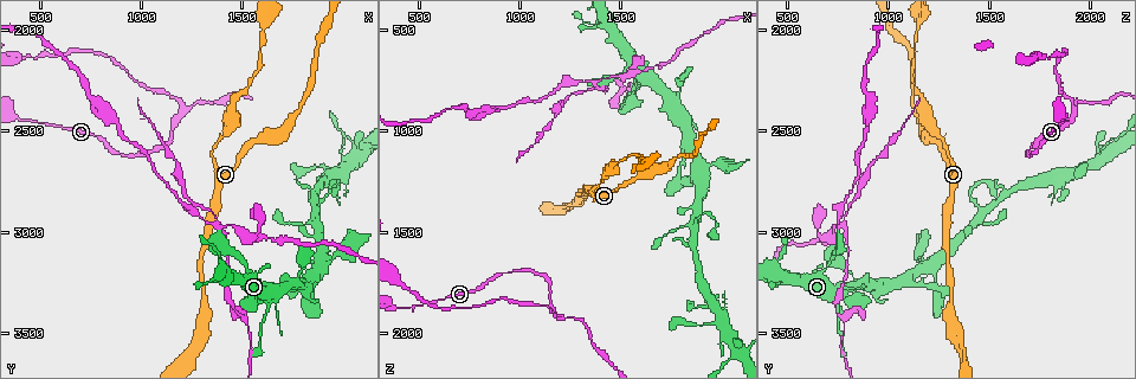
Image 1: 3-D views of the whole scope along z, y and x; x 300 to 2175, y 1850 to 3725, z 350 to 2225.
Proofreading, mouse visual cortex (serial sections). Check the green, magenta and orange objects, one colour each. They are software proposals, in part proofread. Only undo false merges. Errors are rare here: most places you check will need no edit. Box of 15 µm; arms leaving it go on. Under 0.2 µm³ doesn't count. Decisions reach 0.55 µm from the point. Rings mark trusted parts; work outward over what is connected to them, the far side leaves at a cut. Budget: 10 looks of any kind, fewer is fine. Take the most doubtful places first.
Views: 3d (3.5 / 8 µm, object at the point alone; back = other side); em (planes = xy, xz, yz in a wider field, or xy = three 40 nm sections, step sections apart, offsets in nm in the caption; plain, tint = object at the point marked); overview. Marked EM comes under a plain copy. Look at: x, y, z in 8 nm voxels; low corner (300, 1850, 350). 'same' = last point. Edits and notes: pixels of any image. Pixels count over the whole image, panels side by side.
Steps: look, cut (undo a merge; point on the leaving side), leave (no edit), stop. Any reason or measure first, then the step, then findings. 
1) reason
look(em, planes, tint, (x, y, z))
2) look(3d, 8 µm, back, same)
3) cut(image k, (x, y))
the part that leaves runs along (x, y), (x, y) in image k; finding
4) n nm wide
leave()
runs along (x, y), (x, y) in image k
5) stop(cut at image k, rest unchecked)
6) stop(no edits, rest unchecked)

branch point
look(3d, 3.5 µm, (1190, 2380, 1930))

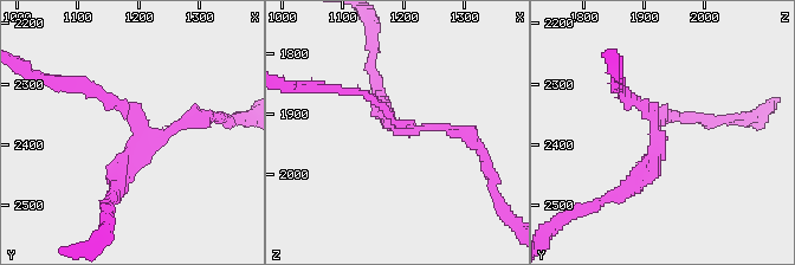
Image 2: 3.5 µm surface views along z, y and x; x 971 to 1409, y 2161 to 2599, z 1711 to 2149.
shape alone is not enough
look(em, xy, step 5, tint, (1200, 2390, 1920))

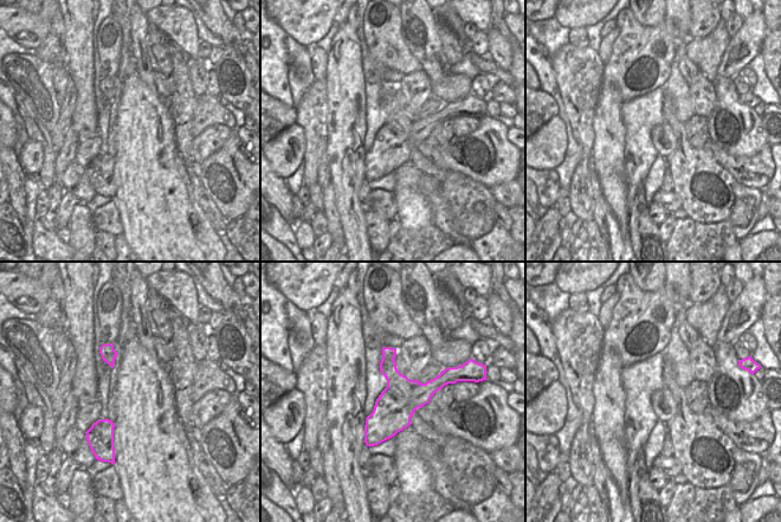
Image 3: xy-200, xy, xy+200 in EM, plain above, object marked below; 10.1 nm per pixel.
3 arms
cut(image 2, (107, 103))
the part that leaves runs along (136, 122), (82, 82), (45, 78) in image 2; a second cell is stuck on

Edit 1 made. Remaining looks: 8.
look(3d, 3.5 µm, (1580, 3330, 760))

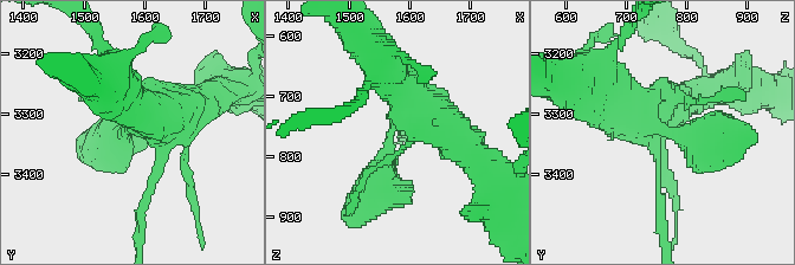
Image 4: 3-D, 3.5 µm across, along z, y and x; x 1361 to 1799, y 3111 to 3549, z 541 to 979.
leave()
runs along (609, 95), (672, 135), (739, 131) in image 4; continuous, no second cell

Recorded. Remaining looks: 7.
small branch off a trunk
look(3d, 8 µm, (2070, 2600, 2090))

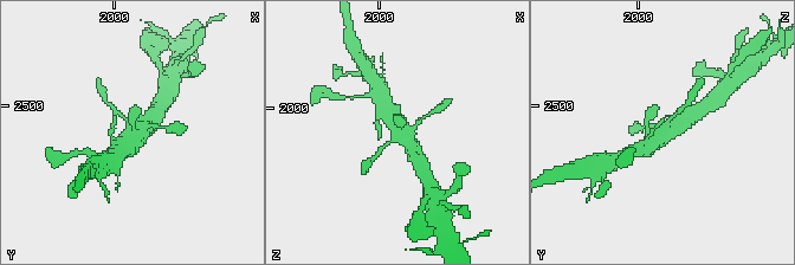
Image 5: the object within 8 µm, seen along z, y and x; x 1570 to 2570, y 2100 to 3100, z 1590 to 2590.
now the EM
look(em, xy, step 2, tint, (2080, 2600, 2090))

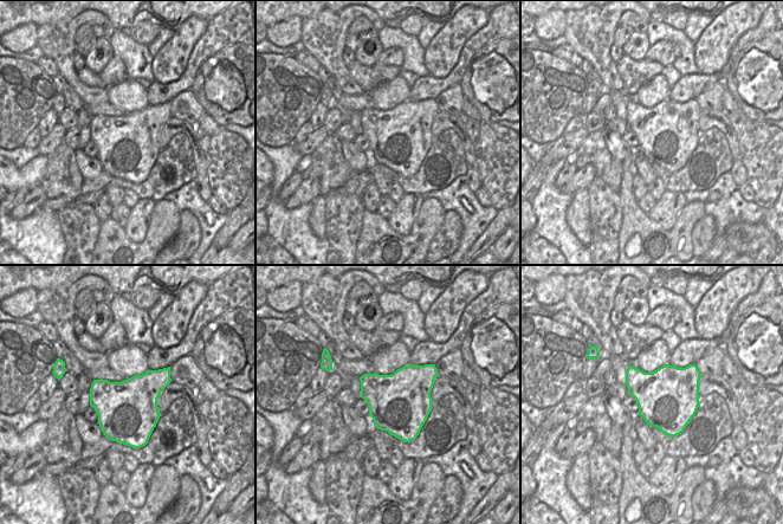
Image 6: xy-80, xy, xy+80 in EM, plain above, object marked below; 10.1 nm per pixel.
600 nm wide
leave()
runs along (639, 150), (687, 120) in image 5; continuous, no second cell

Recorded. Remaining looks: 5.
narrows sharply
look(3d, 3.5 µm, (1220, 3600, 1360))

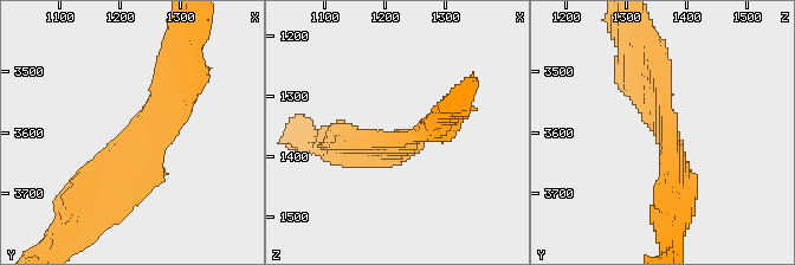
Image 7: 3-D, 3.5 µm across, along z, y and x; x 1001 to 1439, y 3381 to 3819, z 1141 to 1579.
now the EM
look(em, xy, step 1, tint, (1230, 3595, 1370))

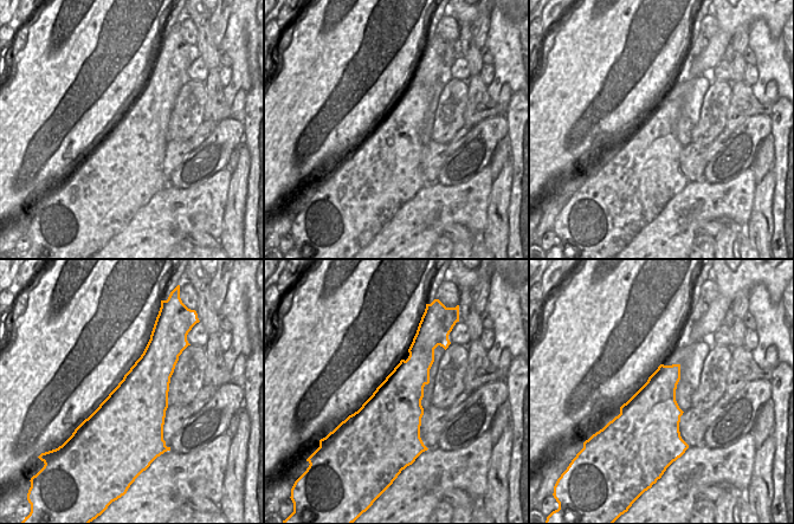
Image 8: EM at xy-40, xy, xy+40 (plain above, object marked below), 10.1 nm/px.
600 nm wide
leave()
runs along (180, 66), (96, 193) in image 7; continuous, no second cell

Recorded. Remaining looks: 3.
stop(cut at image 2, rest unchecked)

